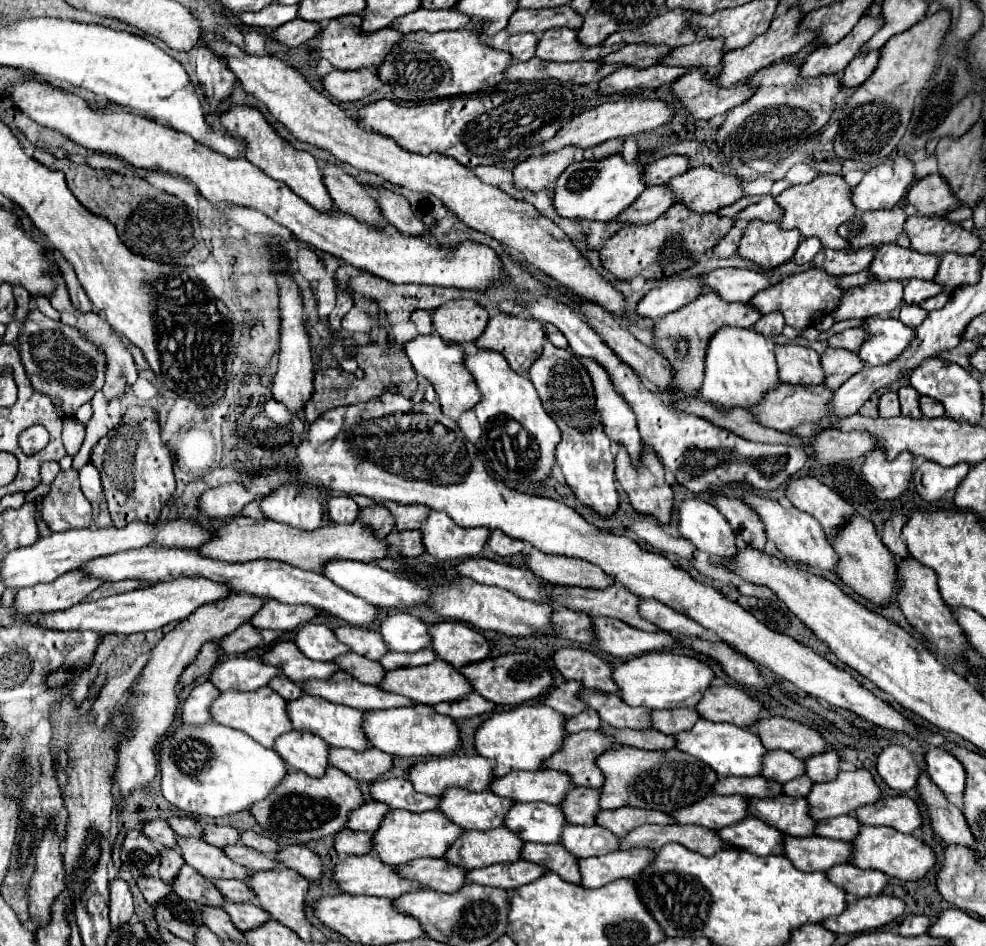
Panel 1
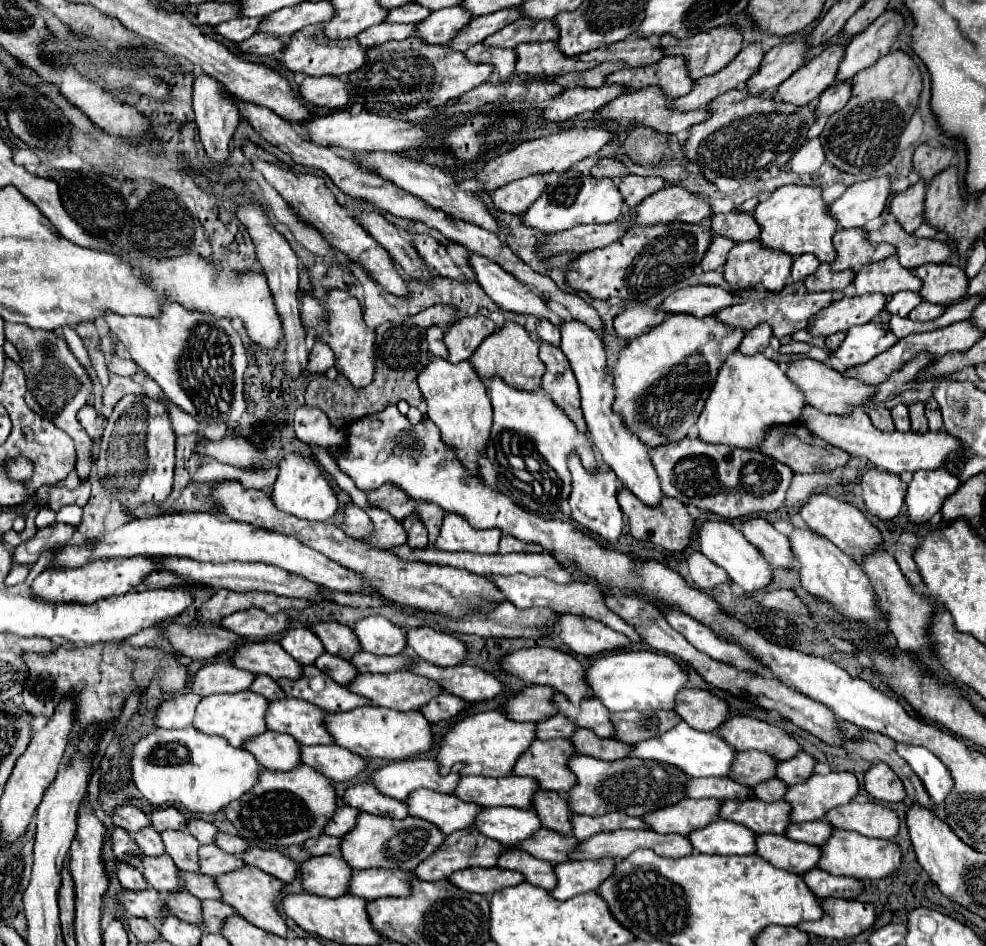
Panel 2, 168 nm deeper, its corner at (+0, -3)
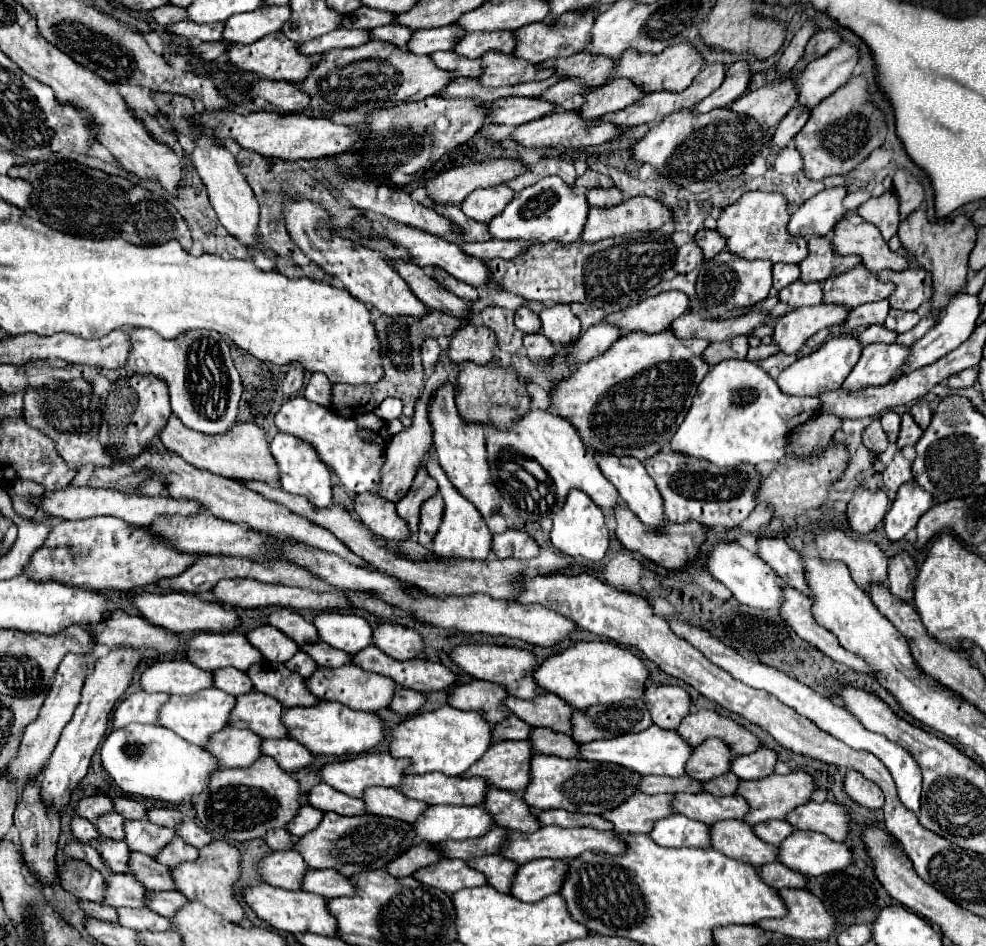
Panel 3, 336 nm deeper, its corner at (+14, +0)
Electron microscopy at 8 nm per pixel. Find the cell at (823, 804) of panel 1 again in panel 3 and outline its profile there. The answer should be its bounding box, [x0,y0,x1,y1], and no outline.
[738,771,814,825]

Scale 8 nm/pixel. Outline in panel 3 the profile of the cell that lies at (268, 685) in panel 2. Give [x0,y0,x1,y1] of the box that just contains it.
[212,667,252,697]

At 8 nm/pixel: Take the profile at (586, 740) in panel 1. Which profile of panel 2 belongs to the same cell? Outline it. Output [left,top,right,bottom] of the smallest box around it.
[514,740,576,794]

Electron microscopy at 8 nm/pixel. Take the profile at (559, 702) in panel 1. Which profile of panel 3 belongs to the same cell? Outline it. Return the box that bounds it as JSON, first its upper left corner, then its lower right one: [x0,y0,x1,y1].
[448,681,508,723]

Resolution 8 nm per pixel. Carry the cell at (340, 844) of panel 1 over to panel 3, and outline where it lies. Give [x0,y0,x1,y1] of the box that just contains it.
[264,829,294,849]

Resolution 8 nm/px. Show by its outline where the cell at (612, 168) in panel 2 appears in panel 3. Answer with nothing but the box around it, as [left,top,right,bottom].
[576,169,612,189]

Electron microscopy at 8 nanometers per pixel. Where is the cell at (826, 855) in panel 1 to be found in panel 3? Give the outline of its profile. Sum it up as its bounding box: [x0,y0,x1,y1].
[710,821,776,867]

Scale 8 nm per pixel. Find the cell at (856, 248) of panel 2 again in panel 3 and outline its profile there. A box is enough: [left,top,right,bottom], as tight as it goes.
[798,237,840,283]

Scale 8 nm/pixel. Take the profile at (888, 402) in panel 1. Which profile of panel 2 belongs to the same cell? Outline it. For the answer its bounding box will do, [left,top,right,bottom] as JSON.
[890,404,910,432]

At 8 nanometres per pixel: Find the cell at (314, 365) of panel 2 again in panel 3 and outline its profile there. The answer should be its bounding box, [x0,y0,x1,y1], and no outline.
[282,365,304,397]

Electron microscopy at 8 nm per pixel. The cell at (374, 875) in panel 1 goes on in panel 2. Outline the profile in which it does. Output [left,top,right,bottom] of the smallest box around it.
[302,856,352,898]

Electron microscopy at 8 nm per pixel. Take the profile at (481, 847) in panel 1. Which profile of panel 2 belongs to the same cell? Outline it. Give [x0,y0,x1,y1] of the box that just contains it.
[414,828,506,880]

